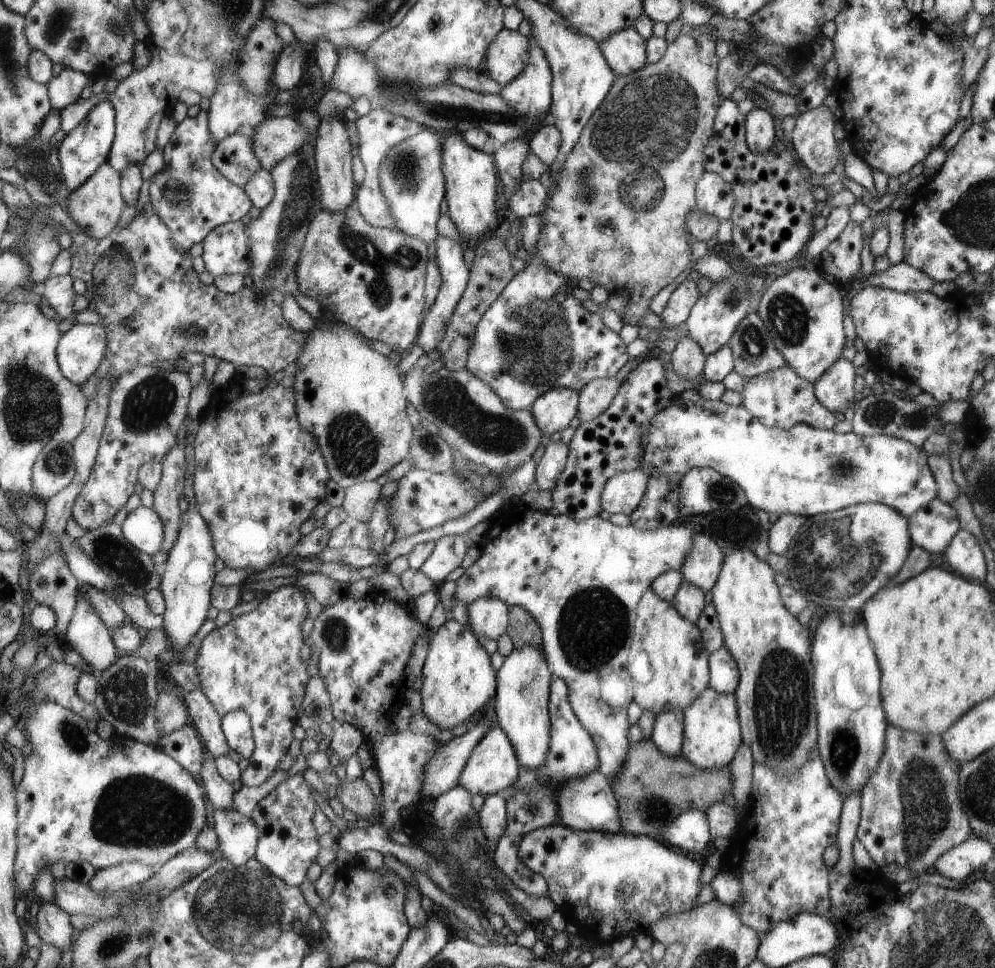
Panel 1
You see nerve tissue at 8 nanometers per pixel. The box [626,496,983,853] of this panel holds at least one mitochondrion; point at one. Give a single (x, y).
(781, 712)

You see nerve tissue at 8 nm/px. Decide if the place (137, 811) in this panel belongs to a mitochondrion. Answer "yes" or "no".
yes

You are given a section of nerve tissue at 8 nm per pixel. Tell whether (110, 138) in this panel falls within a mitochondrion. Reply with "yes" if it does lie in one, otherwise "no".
no

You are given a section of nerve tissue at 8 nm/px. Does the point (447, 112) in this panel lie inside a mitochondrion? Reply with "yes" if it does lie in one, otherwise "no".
yes

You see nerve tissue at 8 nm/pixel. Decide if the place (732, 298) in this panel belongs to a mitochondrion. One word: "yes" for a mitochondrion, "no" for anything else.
yes

